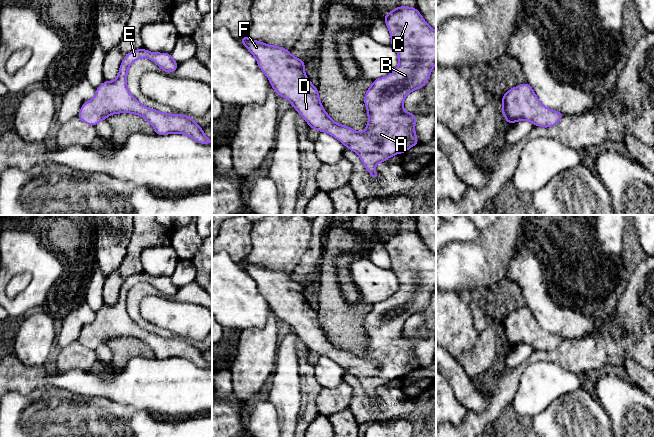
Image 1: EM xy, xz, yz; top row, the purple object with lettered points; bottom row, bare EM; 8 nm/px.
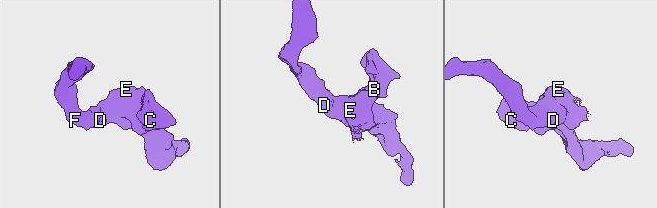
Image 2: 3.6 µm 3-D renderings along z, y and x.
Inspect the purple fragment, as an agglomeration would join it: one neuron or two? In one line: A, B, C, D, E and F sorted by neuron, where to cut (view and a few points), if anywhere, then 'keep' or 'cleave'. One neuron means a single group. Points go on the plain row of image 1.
A B C D E F | no cut | keep

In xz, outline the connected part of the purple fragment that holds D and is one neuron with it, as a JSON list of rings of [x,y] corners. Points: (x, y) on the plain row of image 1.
[[[396,231],[383,241],[391,258],[391,270],[398,278],[399,288],[389,299],[374,304],[365,317],[364,328],[368,337],[368,349],[362,357],[337,348],[328,340],[322,331],[317,311],[305,298],[305,285],[292,280],[291,276],[283,271],[251,264],[247,259],[240,262],[243,269],[256,282],[259,292],[268,301],[273,314],[291,326],[310,352],[329,357],[347,373],[358,377],[363,389],[375,404],[378,404],[379,398],[374,392],[379,386],[386,386],[395,378],[404,378],[410,371],[419,368],[414,354],[417,341],[413,337],[405,336],[403,327],[410,316],[426,309],[436,289],[436,255],[426,247],[416,232]]]

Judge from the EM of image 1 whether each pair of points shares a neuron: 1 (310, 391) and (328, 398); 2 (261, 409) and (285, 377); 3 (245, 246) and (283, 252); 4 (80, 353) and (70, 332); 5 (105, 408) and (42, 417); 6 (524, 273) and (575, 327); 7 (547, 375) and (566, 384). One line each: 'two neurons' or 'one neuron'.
1: two neurons
2: two neurons
3: two neurons
4: two neurons
5: one neuron
6: one neuron
7: one neuron

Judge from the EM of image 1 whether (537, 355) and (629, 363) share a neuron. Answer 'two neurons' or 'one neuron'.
two neurons

